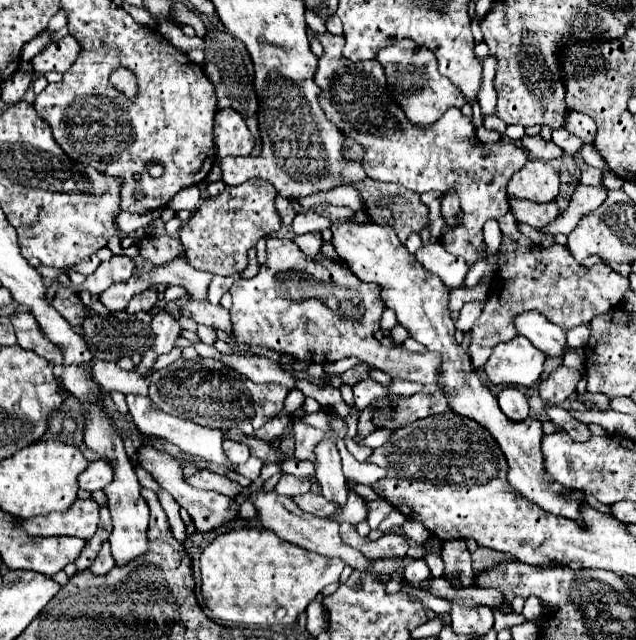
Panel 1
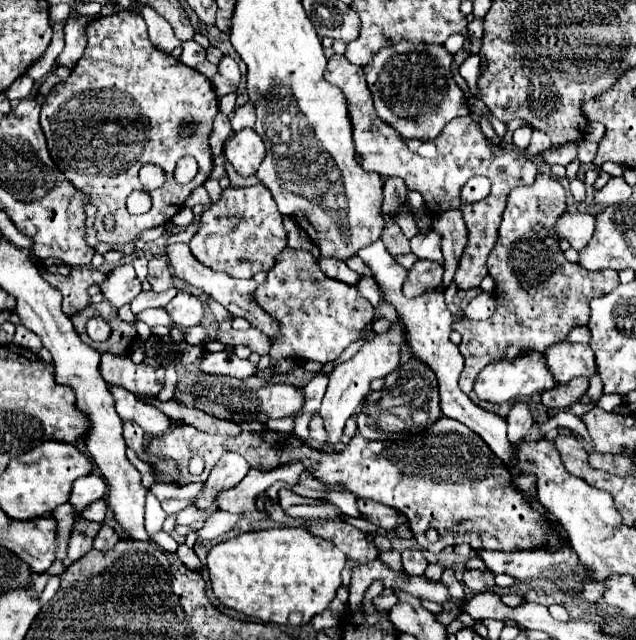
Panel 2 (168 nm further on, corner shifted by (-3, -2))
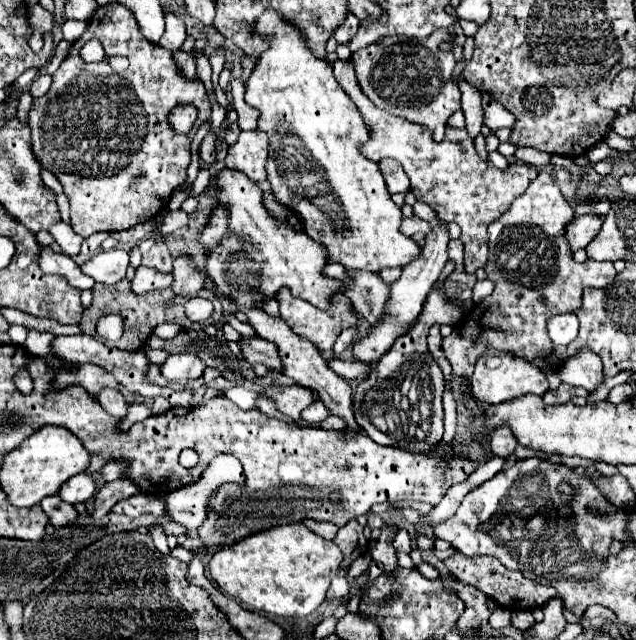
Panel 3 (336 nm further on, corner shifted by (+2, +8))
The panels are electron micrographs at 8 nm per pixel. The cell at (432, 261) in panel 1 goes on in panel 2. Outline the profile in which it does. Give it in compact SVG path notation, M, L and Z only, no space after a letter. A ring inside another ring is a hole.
M436 231L418 233L414 239L410 239L410 245L412 245L412 253L418 259L430 259L436 263L444 263L444 257L440 251L440 235L436 235Z

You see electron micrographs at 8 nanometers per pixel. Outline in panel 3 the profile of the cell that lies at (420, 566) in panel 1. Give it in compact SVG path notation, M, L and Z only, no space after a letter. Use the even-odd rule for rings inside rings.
M399 529L397 531L397 535L393 539L393 547L399 553L411 553L413 551L413 547L411 547L411 535L407 533L407 529Z

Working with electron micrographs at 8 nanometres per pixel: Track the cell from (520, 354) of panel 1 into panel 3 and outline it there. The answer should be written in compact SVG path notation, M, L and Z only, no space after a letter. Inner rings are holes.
M485 353L481 359L477 359L475 373L471 377L473 397L477 401L489 403L489 405L511 401L511 399L527 395L527 393L543 395L547 389L549 389L549 381L547 381L545 373L537 365L533 365L529 361L523 361L521 357L515 357L515 355L491 355L491 353Z

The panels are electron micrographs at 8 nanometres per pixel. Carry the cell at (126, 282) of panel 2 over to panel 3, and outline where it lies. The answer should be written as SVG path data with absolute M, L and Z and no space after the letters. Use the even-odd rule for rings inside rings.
M115 249L107 253L99 253L81 265L81 271L93 277L97 283L115 285L125 279L125 271L129 267L129 253Z

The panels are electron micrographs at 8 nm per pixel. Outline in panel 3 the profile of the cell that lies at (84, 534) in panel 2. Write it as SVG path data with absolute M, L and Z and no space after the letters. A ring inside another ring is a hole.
M55 495L55 497L45 497L45 499L41 501L41 507L43 507L43 511L47 513L47 517L49 517L49 521L51 521L51 525L53 525L55 529L65 527L65 525L73 523L73 521L79 517L77 509L71 507L69 503L65 503L59 495Z

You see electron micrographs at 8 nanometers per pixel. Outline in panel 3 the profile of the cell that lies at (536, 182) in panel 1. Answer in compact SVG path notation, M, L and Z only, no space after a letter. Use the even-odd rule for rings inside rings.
M541 171L537 179L527 187L527 191L509 205L507 213L503 213L489 225L489 261L485 265L485 273L495 283L495 291L491 293L491 297L477 303L473 307L473 313L467 313L463 317L463 323L469 329L455 327L453 333L443 339L443 351L453 367L455 377L471 377L475 361L489 349L513 353L525 361L553 353L555 343L547 335L547 321L553 315L575 313L581 305L581 293L585 287L605 287L615 279L617 273L611 261L587 259L585 263L577 263L571 257L571 249L565 239L565 225L571 223L571 219L573 207L565 201L553 177L547 171Z

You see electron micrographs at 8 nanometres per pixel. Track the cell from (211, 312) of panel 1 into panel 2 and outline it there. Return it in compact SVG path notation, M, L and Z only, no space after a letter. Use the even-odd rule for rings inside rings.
M250 327L246 331L230 331L230 333L222 333L220 335L220 341L230 345L230 347L236 347L236 345L246 345L252 353L258 353L258 355L268 355L270 347L272 347L272 341L260 333L258 329Z

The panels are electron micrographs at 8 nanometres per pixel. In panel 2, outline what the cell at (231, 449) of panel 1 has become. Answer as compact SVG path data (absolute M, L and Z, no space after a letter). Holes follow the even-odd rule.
M224 453L224 455L220 457L220 461L214 465L214 469L210 471L210 477L206 479L204 487L202 487L200 493L196 495L194 505L196 505L200 511L208 513L208 515L216 513L216 511L218 511L218 507L216 507L216 503L214 503L216 495L222 493L222 491L226 491L226 489L236 487L236 485L246 477L248 469L250 469L250 467L248 467L248 463L246 463L246 459L244 459L242 455Z

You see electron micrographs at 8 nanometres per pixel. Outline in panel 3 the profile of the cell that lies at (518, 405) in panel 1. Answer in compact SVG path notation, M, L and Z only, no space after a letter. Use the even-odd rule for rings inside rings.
M507 425L495 429L495 433L491 435L491 449L495 455L509 457L515 451L515 447L517 447L517 439Z

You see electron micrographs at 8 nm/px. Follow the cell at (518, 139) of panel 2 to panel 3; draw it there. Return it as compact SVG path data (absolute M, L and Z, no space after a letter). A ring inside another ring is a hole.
M483 93L483 111L485 111L485 121L483 123L493 131L501 129L501 127L511 129L515 125L515 117L507 109L497 105L495 101L491 103L491 97L487 97L485 93Z

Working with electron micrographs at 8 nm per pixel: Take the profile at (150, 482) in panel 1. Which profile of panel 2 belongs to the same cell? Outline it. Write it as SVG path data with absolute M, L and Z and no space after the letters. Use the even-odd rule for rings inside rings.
M168 499L161 503L163 510L167 513L167 515L175 514L178 511L189 506L190 501L188 500L179 500L179 499Z

